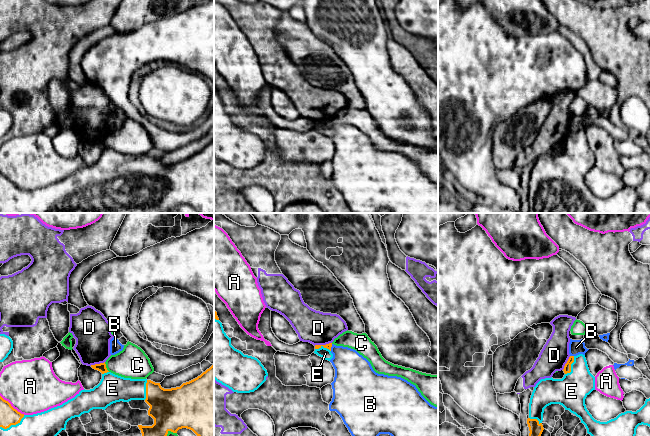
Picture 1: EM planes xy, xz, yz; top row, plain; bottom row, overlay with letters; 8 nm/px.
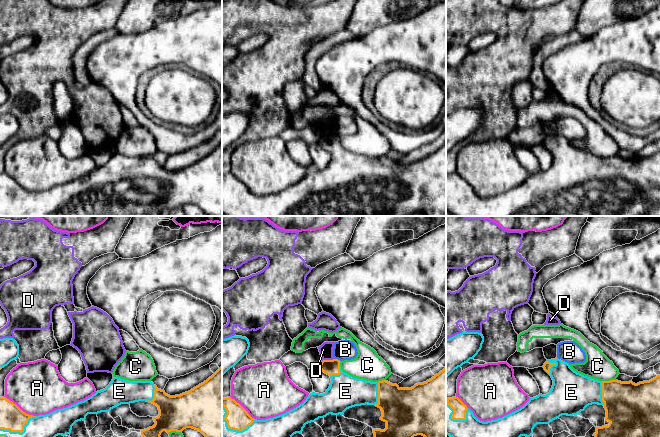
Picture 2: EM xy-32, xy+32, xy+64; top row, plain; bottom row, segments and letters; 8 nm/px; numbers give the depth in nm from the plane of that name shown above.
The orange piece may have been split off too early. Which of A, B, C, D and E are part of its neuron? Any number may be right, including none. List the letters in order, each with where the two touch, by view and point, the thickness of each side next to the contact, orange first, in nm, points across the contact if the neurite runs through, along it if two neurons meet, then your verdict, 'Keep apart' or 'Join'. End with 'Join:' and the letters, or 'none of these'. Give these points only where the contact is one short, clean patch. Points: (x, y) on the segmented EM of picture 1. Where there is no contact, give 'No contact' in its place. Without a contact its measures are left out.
A: Touches orange at xy (11, 406). Thickness 150 nm (orange) against 440 nm. Keep apart
B: Touches orange at xz (331, 346). Thickness 50 nm (orange) against 280 nm. Keep apart
C: Touches orange at xy (105, 367). Thickness 70 nm (orange) against 260 nm. Keep apart
D: Touches orange at xz (322, 345). Thickness 50 nm (orange) against 260 nm. Keep apart
E: Touches orange at yz (570, 366). Thickness 60 nm (orange) against 260 nm. Join
Join: E

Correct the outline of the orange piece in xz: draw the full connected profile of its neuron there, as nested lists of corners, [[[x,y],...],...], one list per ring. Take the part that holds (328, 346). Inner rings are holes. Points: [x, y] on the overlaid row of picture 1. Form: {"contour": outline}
{"contour": [[[332,343],[326,345],[315,345],[314,353],[324,358],[325,360],[330,361],[333,358],[333,354],[331,353],[331,347]]]}

